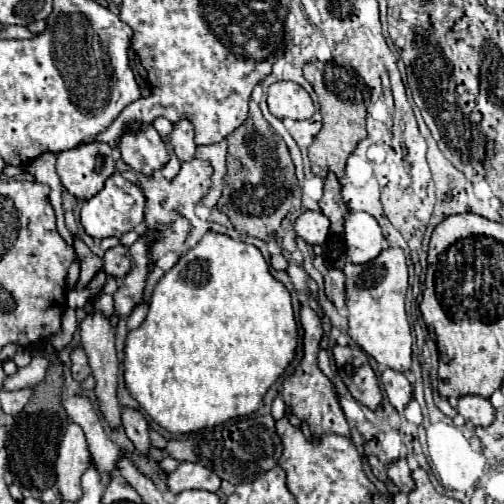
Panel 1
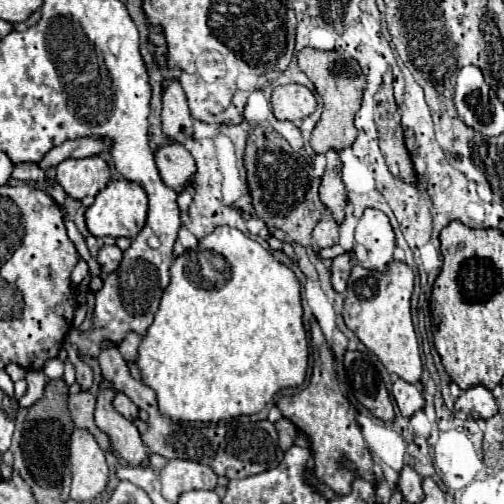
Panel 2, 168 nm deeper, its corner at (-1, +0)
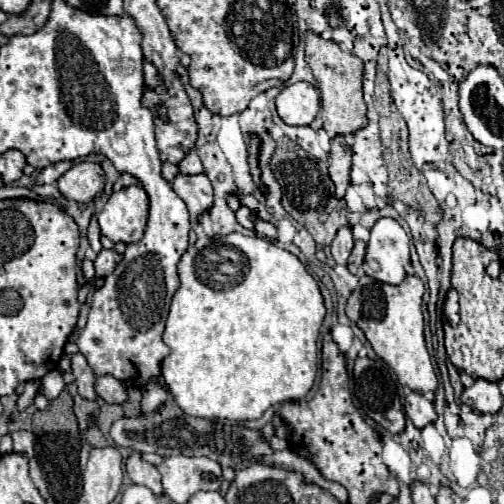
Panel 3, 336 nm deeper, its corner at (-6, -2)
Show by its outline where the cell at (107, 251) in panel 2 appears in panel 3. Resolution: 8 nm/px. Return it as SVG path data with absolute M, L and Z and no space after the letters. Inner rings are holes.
M103 248L97 254L97 258L95 258L95 272L97 272L97 276L101 276L101 278L109 276L119 262L121 262L121 256L115 250L105 250Z

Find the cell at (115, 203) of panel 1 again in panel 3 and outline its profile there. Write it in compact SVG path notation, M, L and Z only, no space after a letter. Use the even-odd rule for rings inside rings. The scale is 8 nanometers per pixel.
M133 184L129 188L121 188L113 192L105 202L103 210L97 214L101 234L113 242L139 242L145 232L149 214L149 198L147 192Z

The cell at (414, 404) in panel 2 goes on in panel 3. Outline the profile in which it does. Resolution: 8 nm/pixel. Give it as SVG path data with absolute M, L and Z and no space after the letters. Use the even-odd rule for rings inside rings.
M409 392L405 398L405 414L413 420L417 428L423 428L431 422L435 422L437 414L433 410L433 404L419 392Z

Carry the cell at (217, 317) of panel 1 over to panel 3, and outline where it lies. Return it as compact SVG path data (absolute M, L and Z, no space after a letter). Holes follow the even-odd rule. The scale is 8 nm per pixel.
M231 232L225 236L215 236L211 238L211 242L207 246L203 246L201 250L187 250L181 260L179 260L179 280L181 286L177 288L173 302L171 302L171 310L165 322L165 332L163 332L163 342L171 348L169 356L163 358L161 362L161 376L165 372L165 384L167 390L171 394L171 398L175 400L175 404L189 416L195 418L207 418L207 420L235 420L235 422L245 422L245 420L255 420L261 418L261 414L285 400L301 400L305 398L305 394L311 390L315 376L317 376L317 336L319 336L319 328L325 316L325 306L323 306L323 298L319 292L317 282L313 280L313 276L305 270L305 266L299 262L297 256L293 256L287 250L277 248L273 242L259 238L259 236L243 236L239 232ZM249 266L249 268L247 268ZM199 282L203 286L207 286L209 290L199 290Z

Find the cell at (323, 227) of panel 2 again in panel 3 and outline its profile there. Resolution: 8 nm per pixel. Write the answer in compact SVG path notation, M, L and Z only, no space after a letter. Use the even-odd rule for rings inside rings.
M339 228L337 230L337 236L331 242L331 256L333 256L333 260L337 264L343 264L345 266L349 254L351 254L351 248L353 248L351 230L349 228Z

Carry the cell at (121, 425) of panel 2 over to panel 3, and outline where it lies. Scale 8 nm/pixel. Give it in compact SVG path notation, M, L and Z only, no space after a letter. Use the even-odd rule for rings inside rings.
M131 452L131 456L125 460L125 468L127 468L127 474L129 478L135 482L135 484L143 484L147 486L151 492L155 494L163 494L163 488L161 488L161 476L159 476L159 470L145 462L141 458L141 452Z

